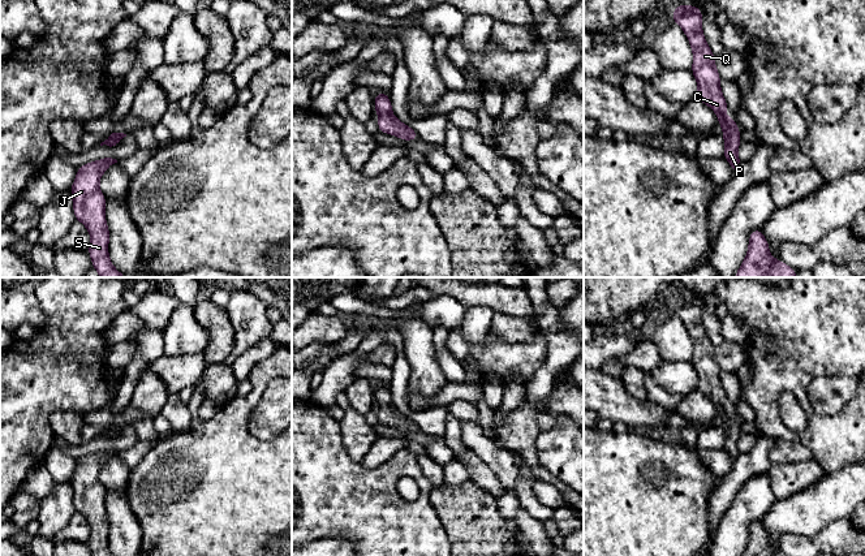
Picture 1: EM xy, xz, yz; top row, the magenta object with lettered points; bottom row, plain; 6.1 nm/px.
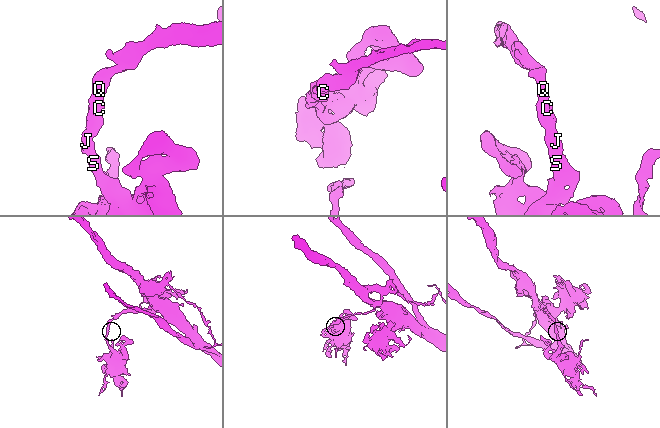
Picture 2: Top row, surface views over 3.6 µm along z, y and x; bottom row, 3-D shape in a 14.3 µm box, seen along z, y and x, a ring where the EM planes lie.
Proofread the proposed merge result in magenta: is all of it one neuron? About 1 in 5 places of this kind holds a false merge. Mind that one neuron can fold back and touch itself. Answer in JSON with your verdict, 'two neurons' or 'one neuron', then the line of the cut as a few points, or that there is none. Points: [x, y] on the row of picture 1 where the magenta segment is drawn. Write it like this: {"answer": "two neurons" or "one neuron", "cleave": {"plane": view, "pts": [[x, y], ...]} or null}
{"answer": "one neuron", "cleave": null}

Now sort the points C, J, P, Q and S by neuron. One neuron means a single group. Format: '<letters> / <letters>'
C J P Q S

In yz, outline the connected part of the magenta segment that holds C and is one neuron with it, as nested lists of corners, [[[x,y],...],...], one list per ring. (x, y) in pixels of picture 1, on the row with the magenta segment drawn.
[[[681,3],[672,10],[672,20],[685,33],[693,52],[692,73],[697,81],[697,100],[707,104],[716,115],[718,124],[723,128],[724,155],[723,158],[735,169],[740,159],[737,148],[741,143],[741,133],[733,117],[727,118],[727,102],[720,90],[720,76],[715,66],[715,55],[706,43],[702,31],[701,8]]]

